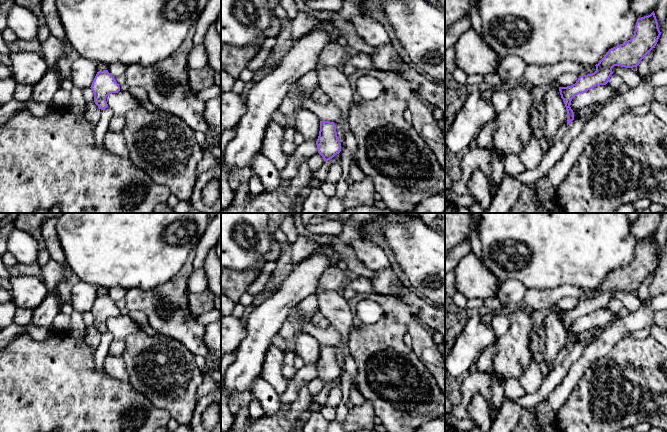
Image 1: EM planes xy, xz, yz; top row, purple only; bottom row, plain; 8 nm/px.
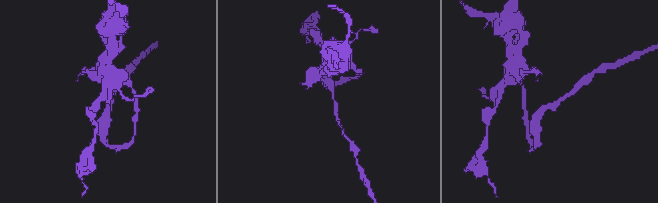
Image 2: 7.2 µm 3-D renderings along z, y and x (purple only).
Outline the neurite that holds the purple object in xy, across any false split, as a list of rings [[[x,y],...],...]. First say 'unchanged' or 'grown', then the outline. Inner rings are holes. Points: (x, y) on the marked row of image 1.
unchanged; [[[108,70],[97,72],[90,88],[94,93],[95,104],[101,110],[105,110],[108,107],[106,101],[107,96],[110,93],[117,93],[120,91],[119,84]]]

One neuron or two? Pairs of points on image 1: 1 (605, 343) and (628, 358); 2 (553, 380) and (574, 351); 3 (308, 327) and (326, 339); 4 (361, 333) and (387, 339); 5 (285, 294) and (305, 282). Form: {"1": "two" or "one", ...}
{"1": "two", "2": "one", "3": "one", "4": "one", "5": "one"}

